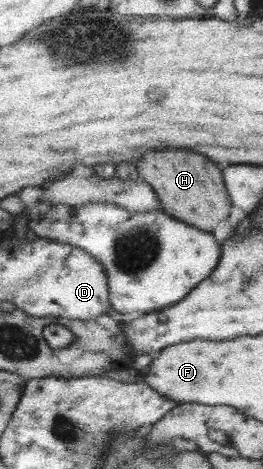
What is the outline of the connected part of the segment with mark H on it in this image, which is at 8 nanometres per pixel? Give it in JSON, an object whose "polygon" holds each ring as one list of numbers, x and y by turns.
{"polygon":[[168,150,168,152,148,152,138,164,141,180,148,181,162,201,167,215,182,222,199,227,200,230,216,230,216,226,230,218,232,210,227,183,222,178,222,170,202,154]]}

